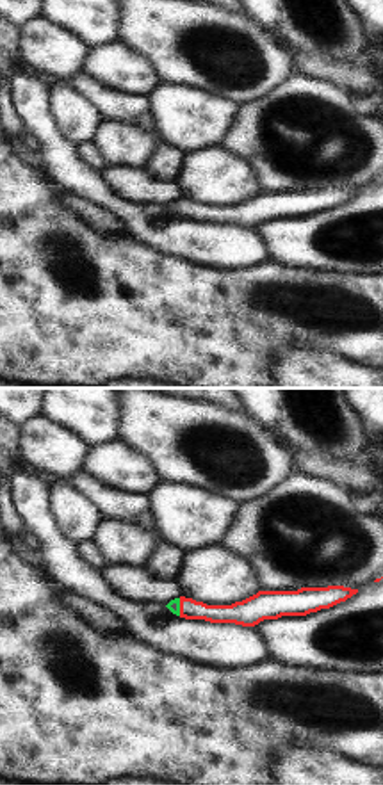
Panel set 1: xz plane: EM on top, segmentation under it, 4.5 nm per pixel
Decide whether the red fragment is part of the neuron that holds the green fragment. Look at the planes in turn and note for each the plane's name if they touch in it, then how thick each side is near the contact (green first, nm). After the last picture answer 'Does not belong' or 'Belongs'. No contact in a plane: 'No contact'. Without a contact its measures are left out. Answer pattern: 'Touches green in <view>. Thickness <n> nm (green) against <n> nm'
Touches green in xz. Thickness 60 nm (green) against 90 nm.

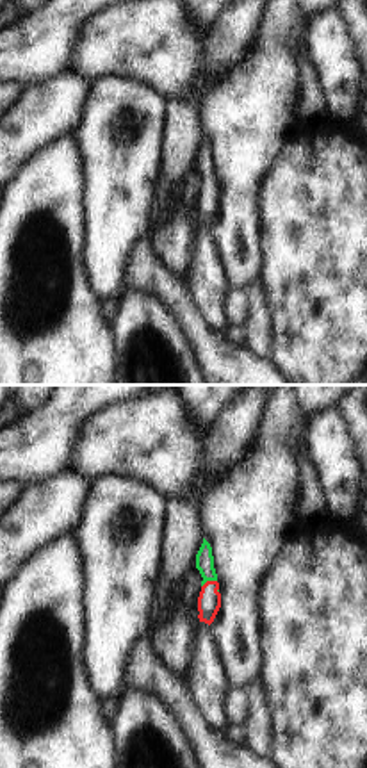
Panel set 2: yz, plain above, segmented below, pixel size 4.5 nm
Touches green in yz. Thickness 80 nm (green) against 110 nm.

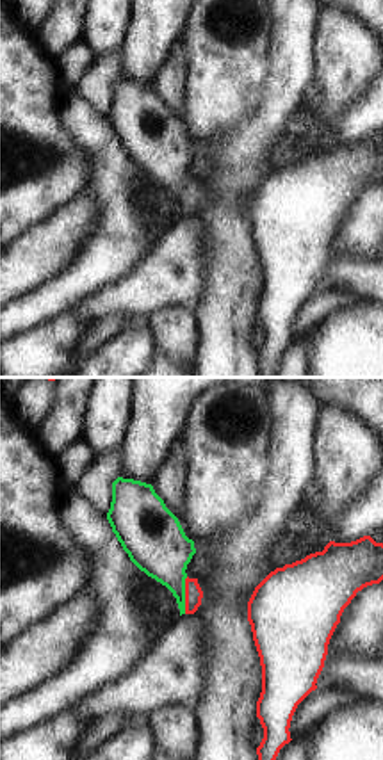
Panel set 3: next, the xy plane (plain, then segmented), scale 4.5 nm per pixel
Touches green in xy. Thickness 260 nm (green) against 80 nm.

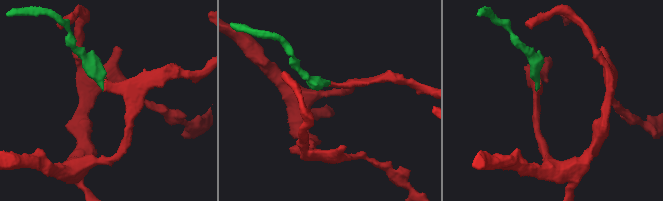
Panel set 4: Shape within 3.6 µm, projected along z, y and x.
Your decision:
Belongs.

